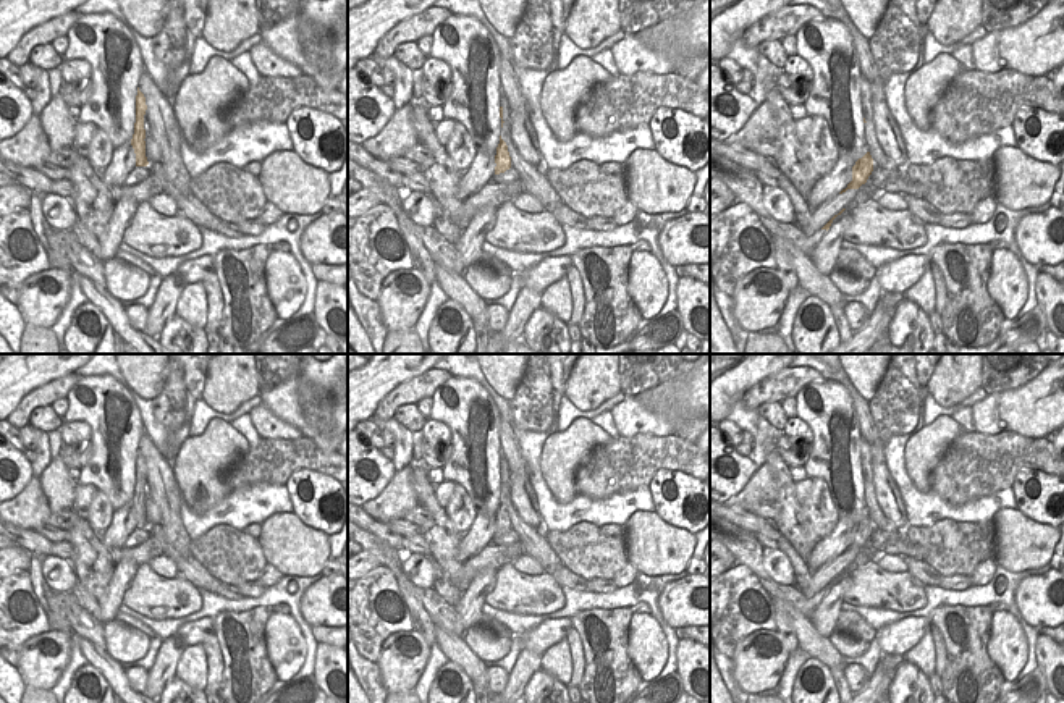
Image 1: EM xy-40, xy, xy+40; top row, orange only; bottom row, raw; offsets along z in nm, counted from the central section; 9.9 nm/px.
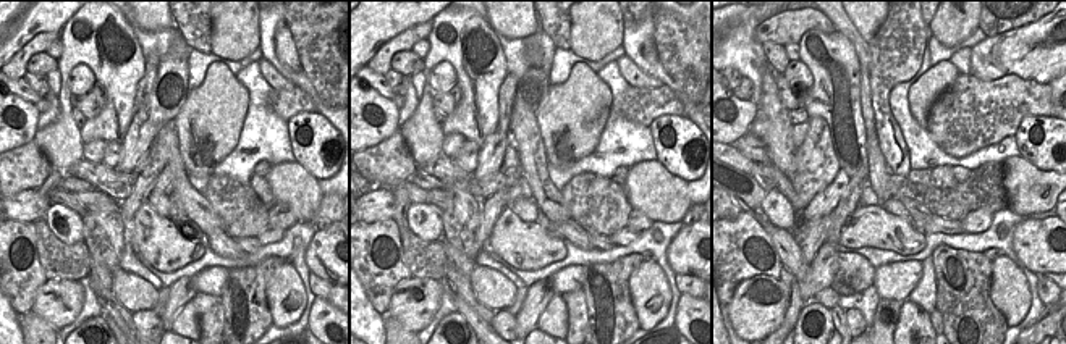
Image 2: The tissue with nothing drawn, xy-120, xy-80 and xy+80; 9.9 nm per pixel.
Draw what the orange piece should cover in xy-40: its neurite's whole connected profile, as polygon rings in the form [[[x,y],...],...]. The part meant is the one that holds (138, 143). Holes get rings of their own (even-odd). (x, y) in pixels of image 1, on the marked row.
[[[137,87],[136,95],[136,123],[134,123],[134,134],[131,139],[131,145],[136,154],[136,166],[147,166],[147,157],[146,157],[146,129],[144,129],[144,115],[146,115],[147,105],[146,97]]]

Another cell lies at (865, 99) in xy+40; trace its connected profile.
[[[862,78],[860,84],[860,103],[862,103],[862,115],[865,121],[873,121],[873,112],[872,112],[872,97],[870,97],[870,82]]]

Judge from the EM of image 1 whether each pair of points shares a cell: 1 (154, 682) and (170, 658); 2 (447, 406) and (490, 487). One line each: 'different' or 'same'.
1: same
2: same

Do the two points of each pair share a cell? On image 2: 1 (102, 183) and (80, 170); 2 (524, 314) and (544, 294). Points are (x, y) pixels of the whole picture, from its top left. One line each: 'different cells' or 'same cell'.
1: same cell
2: same cell

